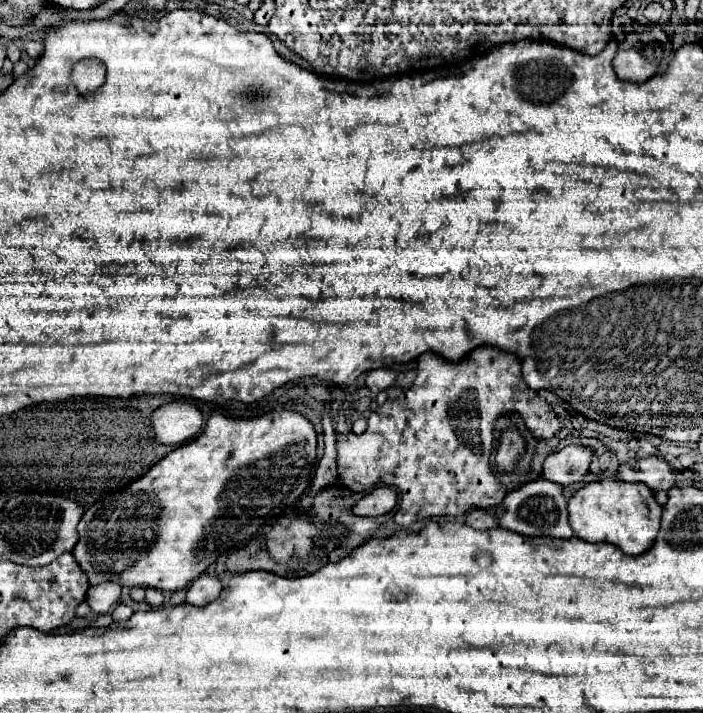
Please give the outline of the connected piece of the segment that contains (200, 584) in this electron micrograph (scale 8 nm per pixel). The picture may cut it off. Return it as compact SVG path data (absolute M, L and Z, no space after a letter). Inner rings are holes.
M202 575L198 577L198 581L192 581L192 587L186 593L186 603L190 605L198 605L204 607L208 603L212 603L214 599L218 599L222 591L222 581L216 575Z

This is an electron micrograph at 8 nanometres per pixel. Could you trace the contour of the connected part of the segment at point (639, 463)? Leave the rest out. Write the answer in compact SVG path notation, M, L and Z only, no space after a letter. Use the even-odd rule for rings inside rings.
M654 457L626 461L626 463L618 465L614 477L620 481L642 481L652 491L658 491L658 489L668 491L672 485L676 485L676 481L672 479L670 467Z

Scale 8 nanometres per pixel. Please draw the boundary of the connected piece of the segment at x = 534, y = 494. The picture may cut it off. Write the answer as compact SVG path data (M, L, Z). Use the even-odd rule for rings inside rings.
M542 477L528 481L518 491L506 493L502 503L496 507L494 517L496 517L496 527L520 535L548 535L548 537L564 537L564 539L574 535L568 525L568 511L566 511L566 499L562 495L562 487Z

